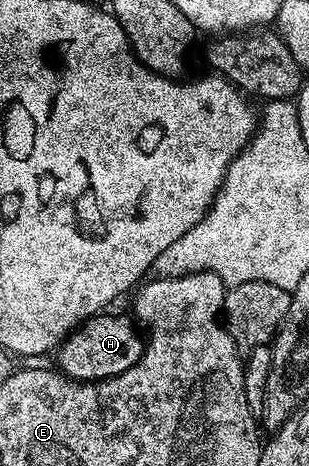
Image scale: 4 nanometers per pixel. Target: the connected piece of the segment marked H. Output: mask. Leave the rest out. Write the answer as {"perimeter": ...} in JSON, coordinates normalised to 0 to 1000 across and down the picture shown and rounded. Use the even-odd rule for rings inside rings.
{"perimeter":[[[333,672],[291,680],[220,719],[181,755],[184,788],[204,805],[233,815],[343,815],[350,809],[385,807],[405,794],[447,781],[469,747],[463,723],[453,725],[437,700],[408,678]]]}

